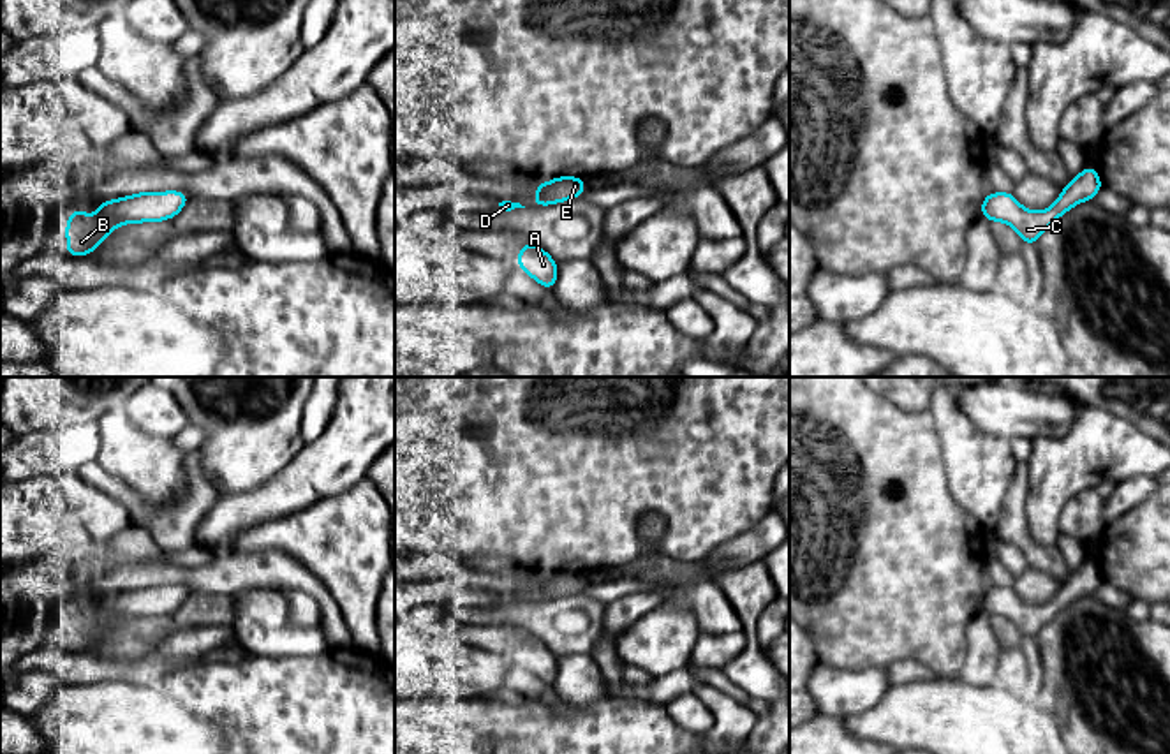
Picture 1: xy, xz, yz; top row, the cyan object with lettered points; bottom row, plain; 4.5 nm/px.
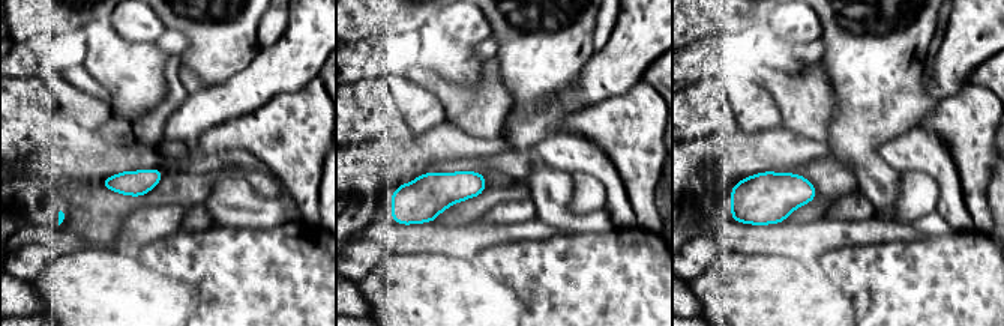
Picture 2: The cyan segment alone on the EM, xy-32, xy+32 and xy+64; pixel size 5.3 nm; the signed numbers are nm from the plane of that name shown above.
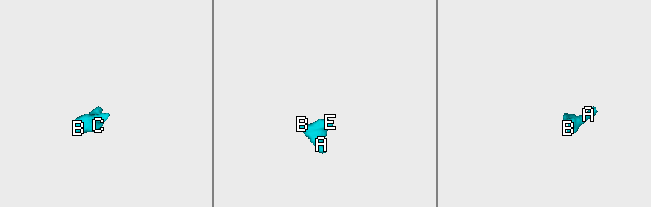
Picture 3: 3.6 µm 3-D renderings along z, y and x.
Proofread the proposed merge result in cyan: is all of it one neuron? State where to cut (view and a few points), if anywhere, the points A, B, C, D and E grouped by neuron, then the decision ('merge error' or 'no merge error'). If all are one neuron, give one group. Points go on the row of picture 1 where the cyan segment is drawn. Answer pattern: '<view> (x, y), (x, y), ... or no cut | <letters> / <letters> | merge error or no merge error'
no cut | A B C D E | no merge error

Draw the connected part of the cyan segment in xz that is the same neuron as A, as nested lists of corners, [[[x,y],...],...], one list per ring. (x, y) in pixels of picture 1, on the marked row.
[[[534,240],[518,248],[516,264],[523,273],[541,284],[546,291],[553,291],[553,287],[557,285],[557,261]]]

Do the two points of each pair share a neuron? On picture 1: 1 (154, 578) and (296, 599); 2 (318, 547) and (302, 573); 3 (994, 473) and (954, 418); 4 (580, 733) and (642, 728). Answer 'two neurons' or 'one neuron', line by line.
1: two neurons
2: two neurons
3: one neuron
4: one neuron

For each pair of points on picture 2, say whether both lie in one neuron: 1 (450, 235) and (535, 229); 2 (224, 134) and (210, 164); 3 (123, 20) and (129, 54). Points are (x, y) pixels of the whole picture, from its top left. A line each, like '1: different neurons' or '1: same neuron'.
1: same neuron
2: different neurons
3: different neurons

